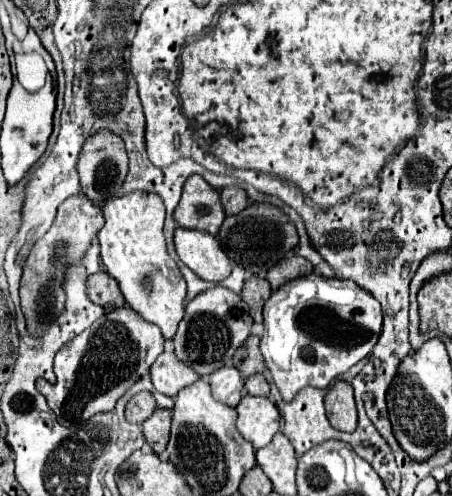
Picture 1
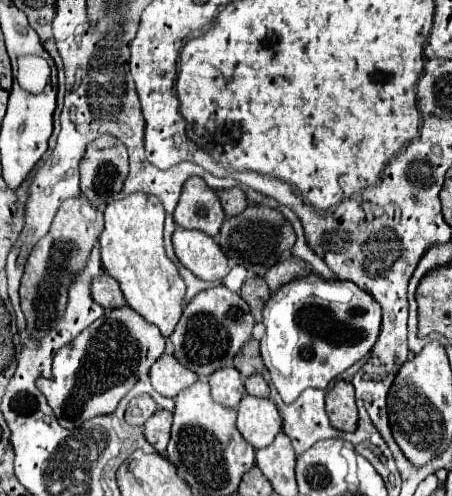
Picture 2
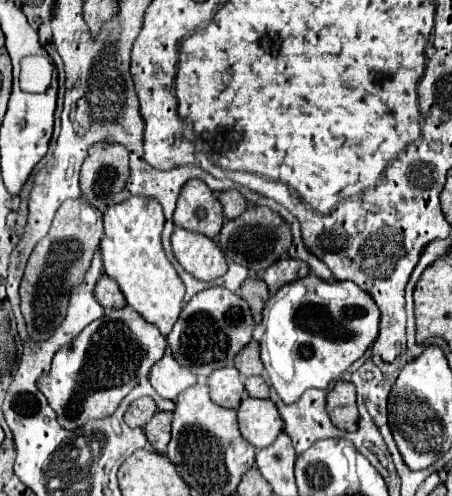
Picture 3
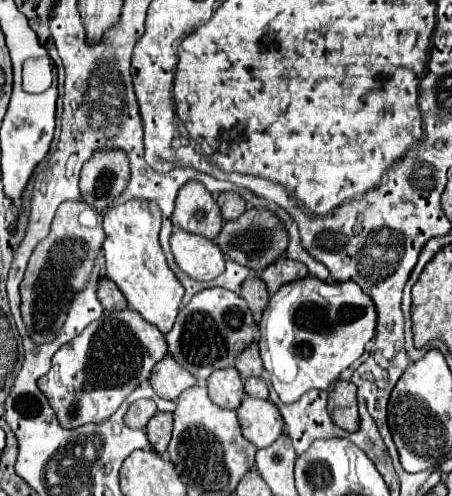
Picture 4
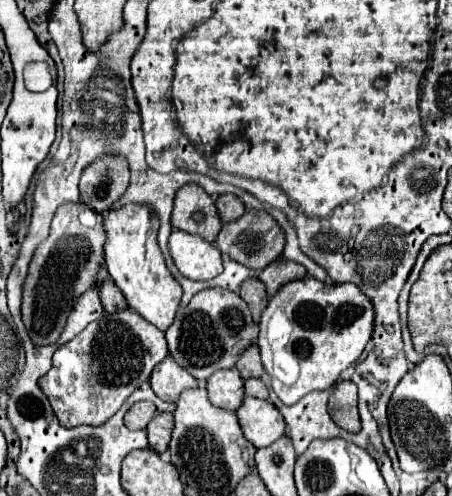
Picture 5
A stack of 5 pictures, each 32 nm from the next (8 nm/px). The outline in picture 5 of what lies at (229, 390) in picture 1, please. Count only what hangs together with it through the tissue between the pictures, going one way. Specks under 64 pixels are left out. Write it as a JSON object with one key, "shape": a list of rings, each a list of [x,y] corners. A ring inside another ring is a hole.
{"shape":[[[236,368],[216,370],[208,378],[208,398],[224,410],[238,410],[244,398],[244,380]]]}

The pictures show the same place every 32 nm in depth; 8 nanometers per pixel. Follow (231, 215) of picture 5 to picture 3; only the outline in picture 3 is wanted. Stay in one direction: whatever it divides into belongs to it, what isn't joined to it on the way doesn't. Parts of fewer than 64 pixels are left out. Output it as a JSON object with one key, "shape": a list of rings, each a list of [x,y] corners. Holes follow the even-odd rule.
{"shape":[[[226,190],[218,194],[218,200],[224,208],[224,216],[226,218],[236,218],[240,216],[240,212],[246,210],[246,200],[238,190]]]}

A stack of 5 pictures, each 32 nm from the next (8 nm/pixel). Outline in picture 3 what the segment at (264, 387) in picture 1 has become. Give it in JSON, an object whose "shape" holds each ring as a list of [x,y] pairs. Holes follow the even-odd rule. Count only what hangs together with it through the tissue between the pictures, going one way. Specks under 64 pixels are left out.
{"shape":[[[254,376],[254,378],[246,378],[246,392],[256,398],[268,398],[270,388],[262,376]]]}

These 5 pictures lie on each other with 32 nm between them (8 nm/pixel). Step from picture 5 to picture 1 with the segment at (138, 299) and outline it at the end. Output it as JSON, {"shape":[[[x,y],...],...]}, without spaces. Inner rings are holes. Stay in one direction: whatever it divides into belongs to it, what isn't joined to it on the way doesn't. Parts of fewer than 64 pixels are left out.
{"shape":[[[128,192],[120,198],[110,198],[104,204],[104,226],[98,232],[100,256],[106,272],[118,282],[124,300],[144,320],[160,326],[164,338],[174,338],[178,324],[184,316],[186,280],[178,264],[166,250],[162,234],[164,204],[154,192]]]}

